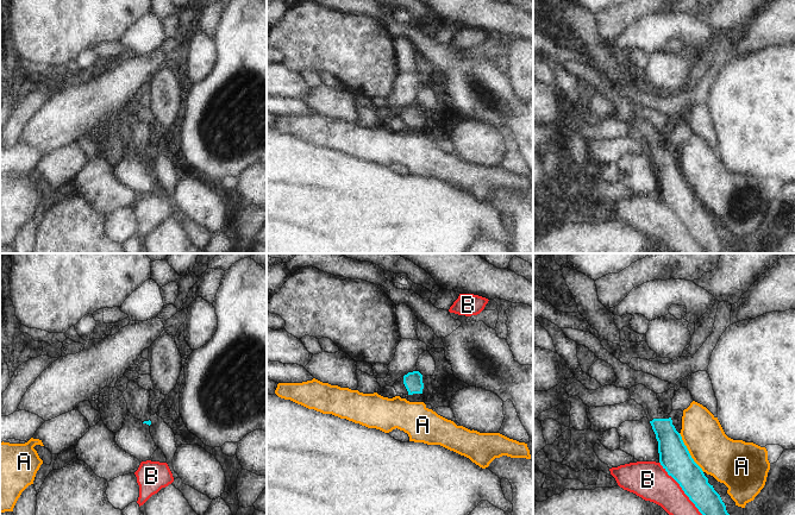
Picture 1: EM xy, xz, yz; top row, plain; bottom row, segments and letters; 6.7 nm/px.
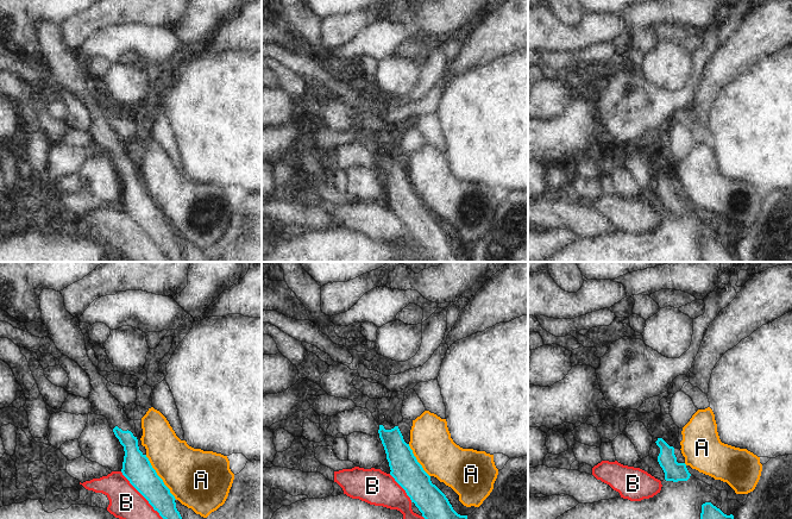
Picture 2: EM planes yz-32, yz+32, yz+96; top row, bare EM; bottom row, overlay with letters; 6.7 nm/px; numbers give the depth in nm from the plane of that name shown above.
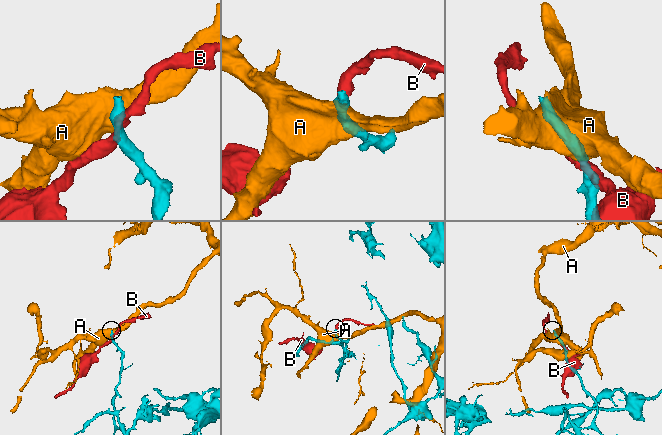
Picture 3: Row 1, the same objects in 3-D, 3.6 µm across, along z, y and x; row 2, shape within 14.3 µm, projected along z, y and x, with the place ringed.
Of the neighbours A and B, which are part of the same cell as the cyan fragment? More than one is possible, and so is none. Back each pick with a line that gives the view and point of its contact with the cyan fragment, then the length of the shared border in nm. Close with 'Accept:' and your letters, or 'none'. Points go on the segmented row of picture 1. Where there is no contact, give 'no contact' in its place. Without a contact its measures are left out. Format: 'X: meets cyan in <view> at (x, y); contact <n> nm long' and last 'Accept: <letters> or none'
Accept: none

